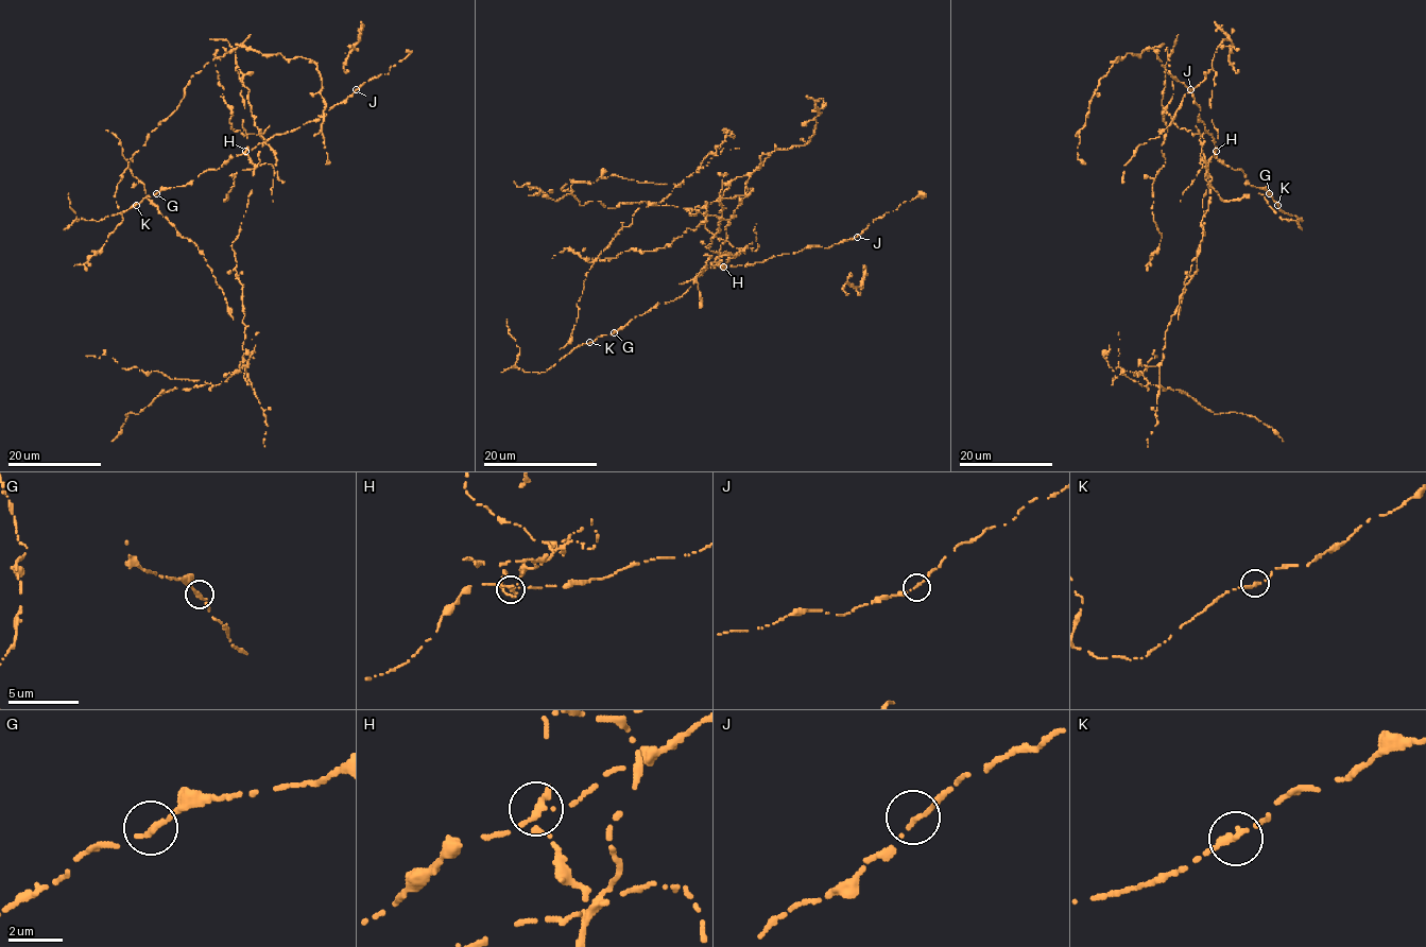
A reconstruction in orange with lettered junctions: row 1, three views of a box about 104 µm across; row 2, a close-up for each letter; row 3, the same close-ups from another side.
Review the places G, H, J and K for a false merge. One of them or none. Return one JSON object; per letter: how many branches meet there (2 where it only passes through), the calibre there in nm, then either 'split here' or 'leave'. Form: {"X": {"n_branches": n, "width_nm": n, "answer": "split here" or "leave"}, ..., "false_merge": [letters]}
{"G": {"n_branches": 2, "width_nm": 240, "answer": "leave"}, "H": {"n_branches": 2, "width_nm": 260, "answer": "split here"}, "J": {"n_branches": 1, "width_nm": 240, "answer": "leave"}, "K": {"n_branches": 2, "width_nm": 240, "answer": "leave"}, "false_merge": ["H"]}

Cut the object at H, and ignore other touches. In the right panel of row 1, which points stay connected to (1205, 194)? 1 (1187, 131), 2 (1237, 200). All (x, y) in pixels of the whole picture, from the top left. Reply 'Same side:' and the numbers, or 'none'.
Same side: 1, 2

